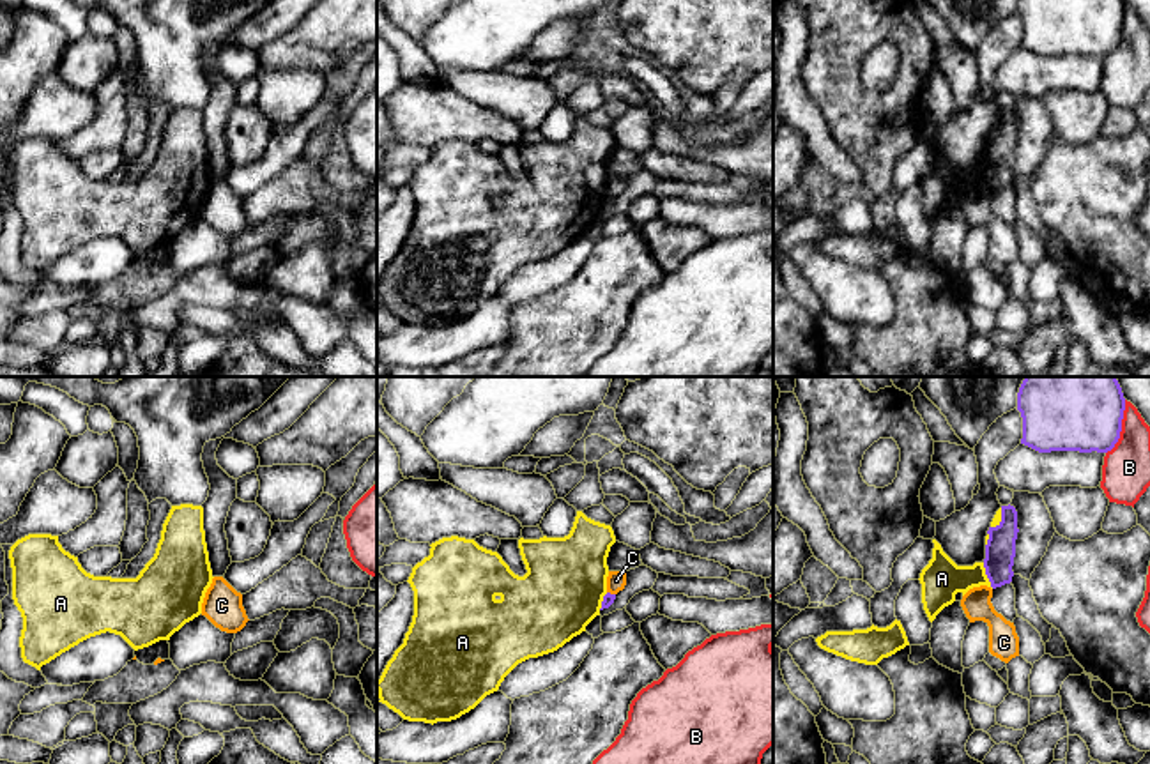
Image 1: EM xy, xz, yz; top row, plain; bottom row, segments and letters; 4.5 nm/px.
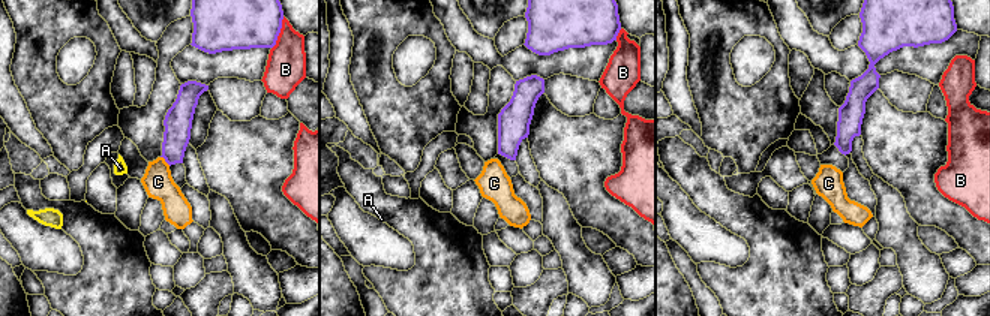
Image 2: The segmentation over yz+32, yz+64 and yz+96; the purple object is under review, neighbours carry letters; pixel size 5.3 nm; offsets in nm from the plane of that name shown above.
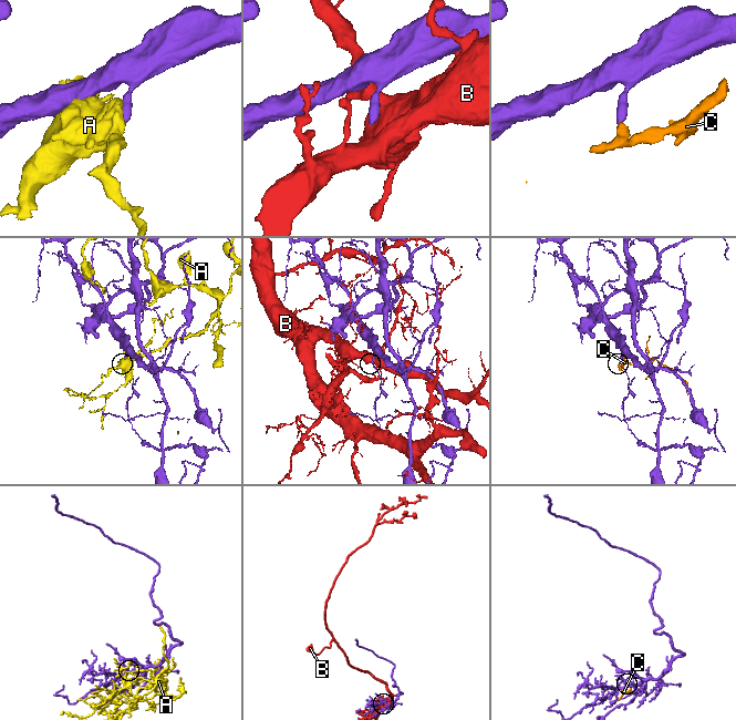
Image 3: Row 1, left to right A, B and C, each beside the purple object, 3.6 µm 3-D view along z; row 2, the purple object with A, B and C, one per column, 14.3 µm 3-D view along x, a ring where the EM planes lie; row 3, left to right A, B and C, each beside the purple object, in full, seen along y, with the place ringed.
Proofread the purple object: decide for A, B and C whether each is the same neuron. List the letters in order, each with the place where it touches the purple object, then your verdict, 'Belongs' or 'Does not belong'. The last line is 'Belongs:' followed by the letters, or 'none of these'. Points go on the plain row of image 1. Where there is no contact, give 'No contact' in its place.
A: Touches purple at yz (986, 177). Does not belong
B: Touches purple at yz (1120, 30). Does not belong
C: Touches purple at xz (609, 197). Does not belong
Belongs: none of these

